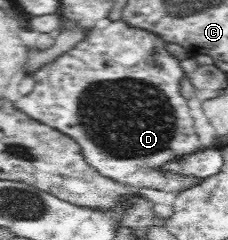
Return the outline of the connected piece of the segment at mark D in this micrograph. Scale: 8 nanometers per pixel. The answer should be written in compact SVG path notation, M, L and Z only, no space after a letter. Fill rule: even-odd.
M120 18L120 20L112 20L108 26L104 28L98 28L98 30L92 30L76 48L72 48L70 52L66 52L64 56L60 56L60 60L48 64L48 68L42 68L38 72L32 74L32 80L34 80L34 90L22 98L18 104L20 109L25 114L28 114L33 120L38 120L41 124L46 124L56 131L63 133L64 135L71 136L80 146L84 155L84 159L100 174L107 176L109 179L115 180L116 182L125 184L126 187L135 190L156 190L156 192L168 192L168 194L178 194L180 192L186 192L200 186L204 178L196 175L190 175L190 173L180 173L180 171L169 170L171 165L188 159L189 157L196 157L201 154L204 149L196 137L194 129L194 118L190 115L190 108L185 98L180 96L180 84L186 80L184 78L184 70L180 66L180 60L166 50L166 42L162 40L162 35L152 34L152 29L140 28L136 25L128 23L128 21ZM142 44L146 46L152 46L154 52L148 56L148 58L142 58L142 62L138 64L128 64L128 56L130 52L138 52L138 48L144 48Z

